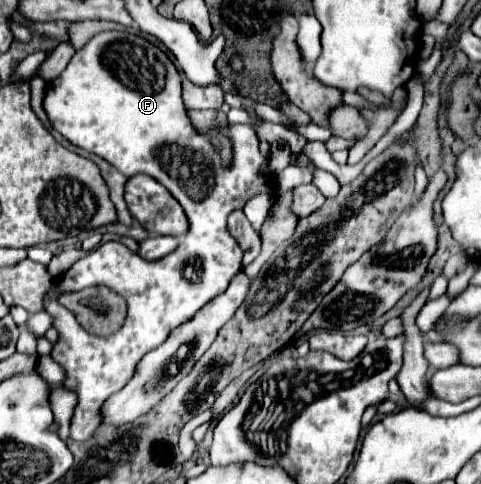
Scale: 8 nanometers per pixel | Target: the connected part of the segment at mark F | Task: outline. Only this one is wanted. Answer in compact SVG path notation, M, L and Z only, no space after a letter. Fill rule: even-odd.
M127 30L95 34L85 44L85 48L75 52L69 66L63 70L63 76L59 76L57 82L53 82L51 88L47 88L43 108L47 112L51 126L71 144L107 160L127 178L135 174L147 174L155 178L159 184L163 184L171 192L171 196L181 204L189 220L189 230L181 236L179 246L161 260L147 262L141 256L129 252L121 242L105 242L95 250L91 250L85 258L77 260L73 268L69 268L69 272L61 276L59 282L63 290L69 292L83 290L95 284L105 284L107 288L113 288L117 294L121 294L127 302L127 318L117 332L105 338L83 332L71 310L67 310L57 302L45 304L45 310L53 316L53 328L59 332L59 338L51 350L51 358L65 368L63 386L77 394L77 406L71 418L71 438L75 442L87 442L103 424L101 406L125 382L131 380L137 362L147 352L161 346L175 326L189 320L203 304L225 292L231 278L241 270L241 256L243 256L239 244L227 232L227 216L235 208L243 208L245 202L255 194L261 192L275 194L275 186L271 178L261 176L259 172L261 166L265 164L265 158L259 152L259 138L249 126L229 126L229 130L225 130L233 140L233 166L231 168L221 166L217 152L207 142L207 138L195 134L189 124L189 118L185 114L185 104L181 100L181 78L177 68L173 66L173 62L167 58L165 52L161 52L157 46L153 46L149 40L141 38L139 34L131 34Z

